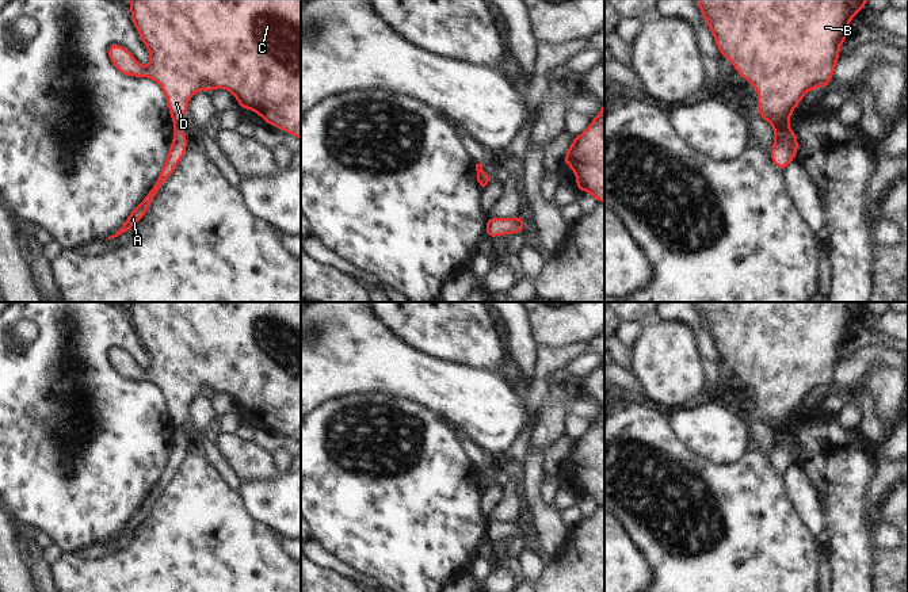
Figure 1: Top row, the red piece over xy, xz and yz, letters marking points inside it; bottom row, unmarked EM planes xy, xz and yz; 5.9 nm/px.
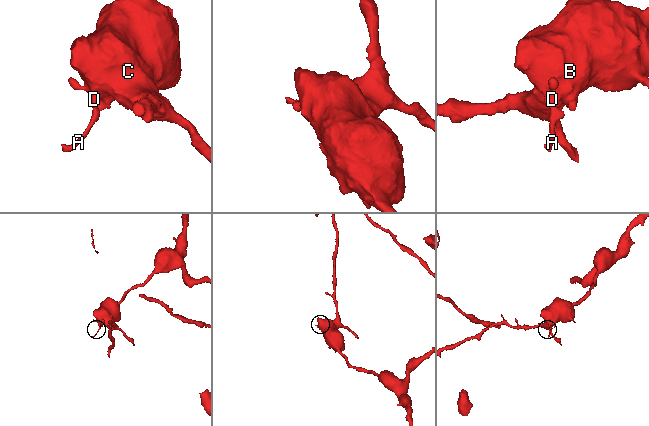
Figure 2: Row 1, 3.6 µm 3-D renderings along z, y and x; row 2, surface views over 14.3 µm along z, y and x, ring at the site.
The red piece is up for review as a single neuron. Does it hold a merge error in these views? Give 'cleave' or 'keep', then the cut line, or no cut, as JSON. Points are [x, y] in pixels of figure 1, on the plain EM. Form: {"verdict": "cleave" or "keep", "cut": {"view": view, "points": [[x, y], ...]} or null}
{"verdict": "cleave", "cut": {"view": "yz", "points": [[788, 423], [774, 430]]}}

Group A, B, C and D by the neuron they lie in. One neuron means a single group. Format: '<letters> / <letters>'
A / B C D

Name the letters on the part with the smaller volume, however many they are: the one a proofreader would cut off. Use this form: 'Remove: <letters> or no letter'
Remove: A

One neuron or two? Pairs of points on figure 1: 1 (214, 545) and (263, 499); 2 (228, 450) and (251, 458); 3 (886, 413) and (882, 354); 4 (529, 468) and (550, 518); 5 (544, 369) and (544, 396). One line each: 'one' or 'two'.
1: two
2: one
3: two
4: one
5: two

